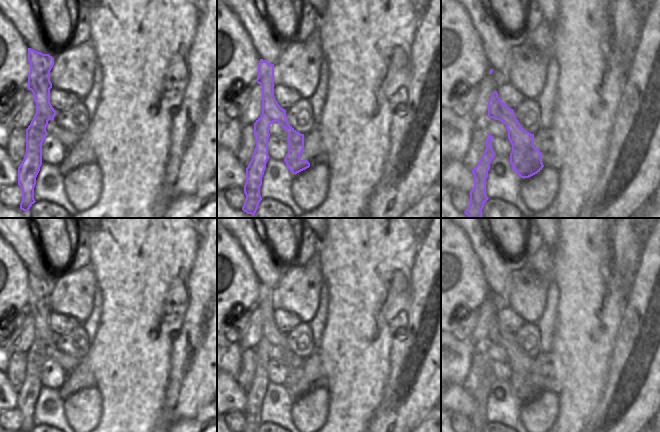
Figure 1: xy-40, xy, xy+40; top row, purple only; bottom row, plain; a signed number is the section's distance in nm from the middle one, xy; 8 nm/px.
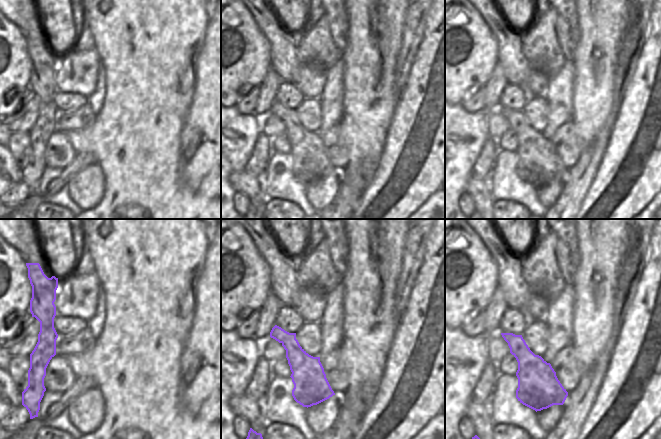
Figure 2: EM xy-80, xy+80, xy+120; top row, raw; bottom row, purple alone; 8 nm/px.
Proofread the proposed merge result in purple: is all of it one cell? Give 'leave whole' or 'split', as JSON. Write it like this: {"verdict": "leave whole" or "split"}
{"verdict": "split"}

